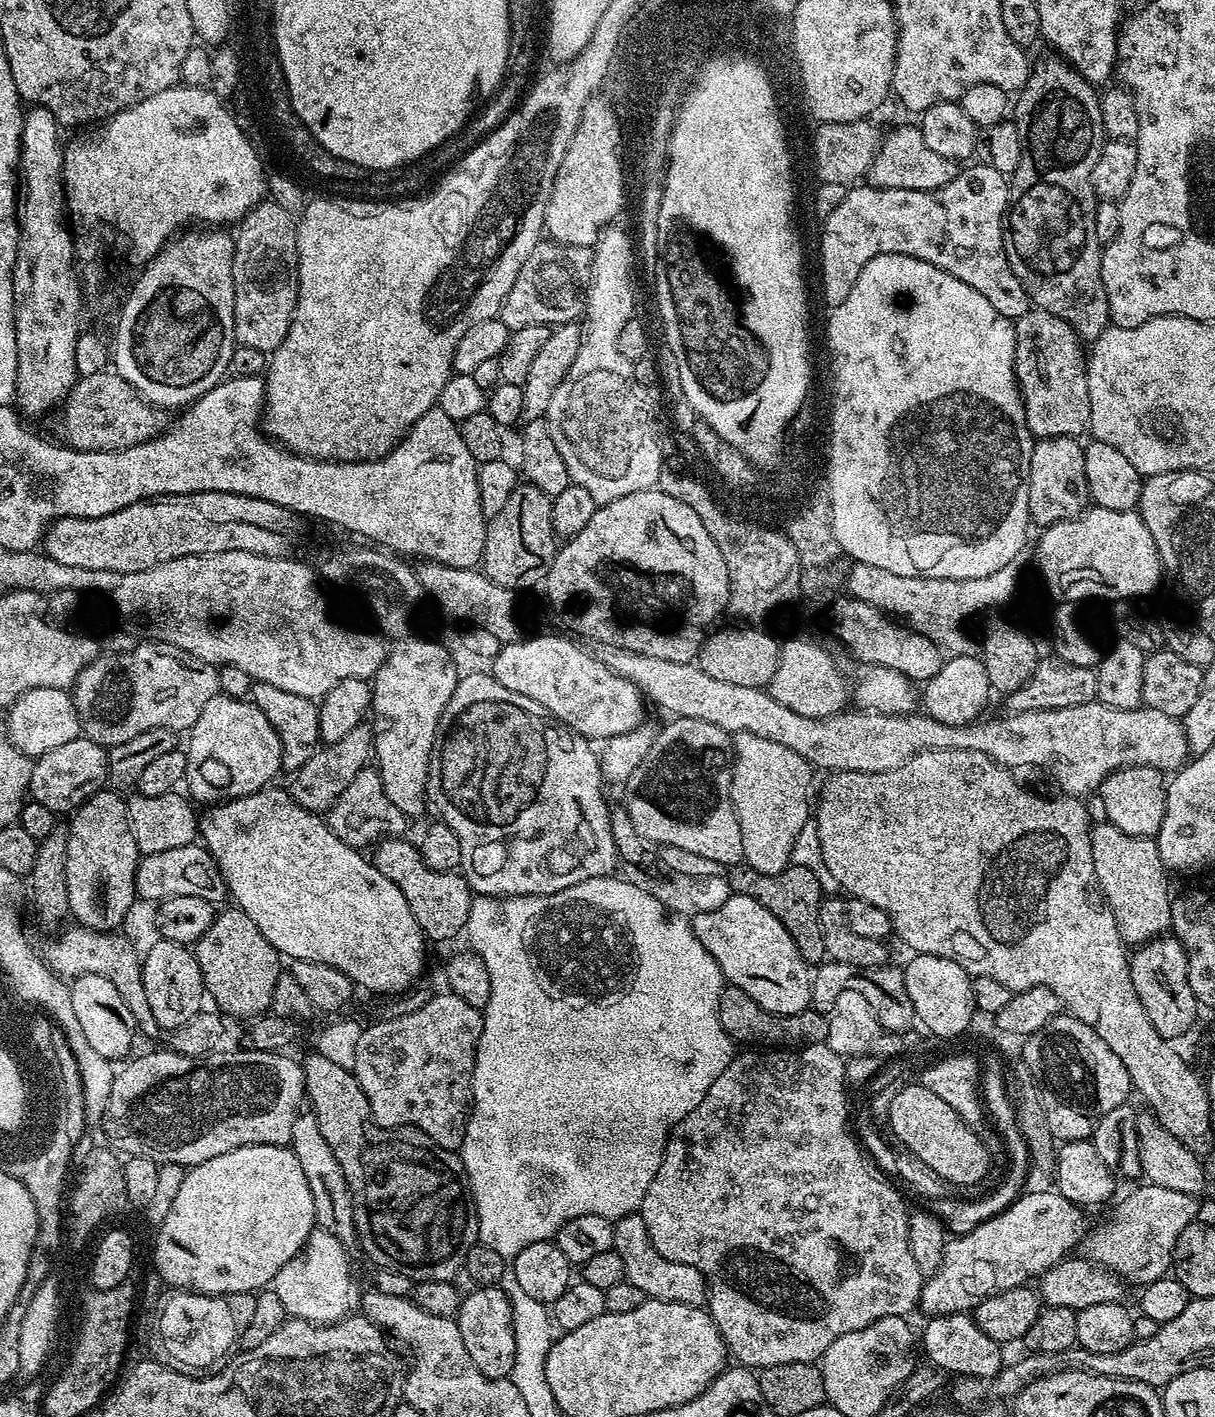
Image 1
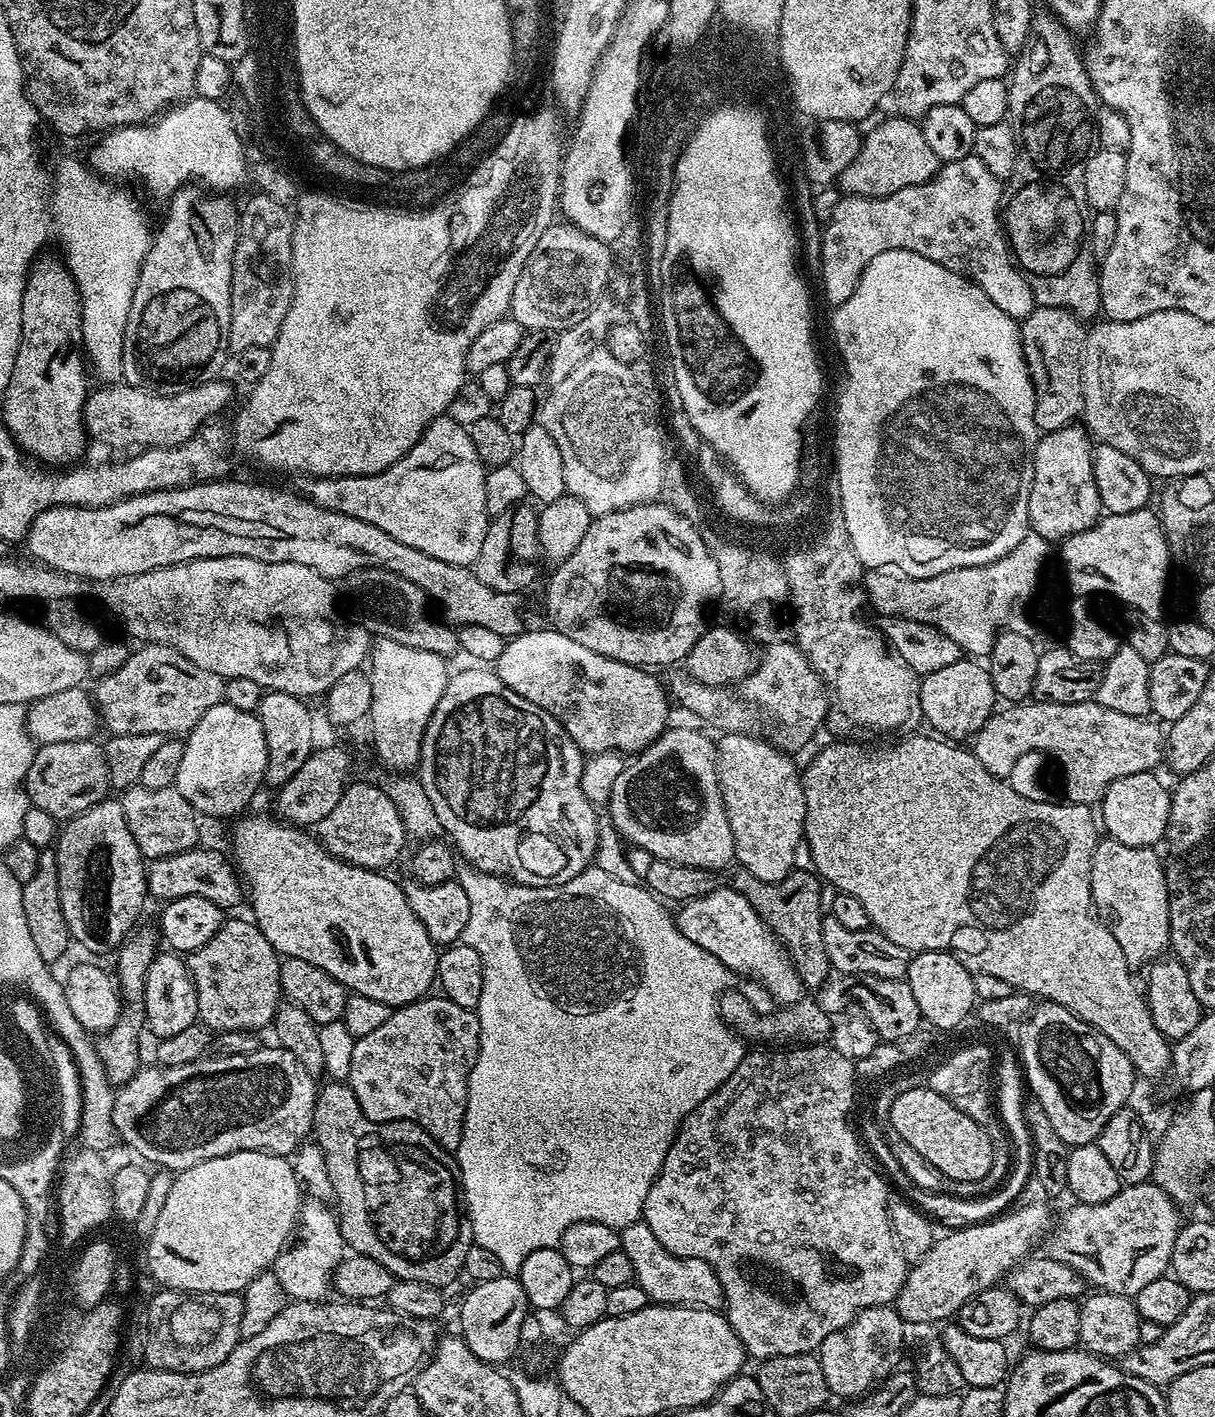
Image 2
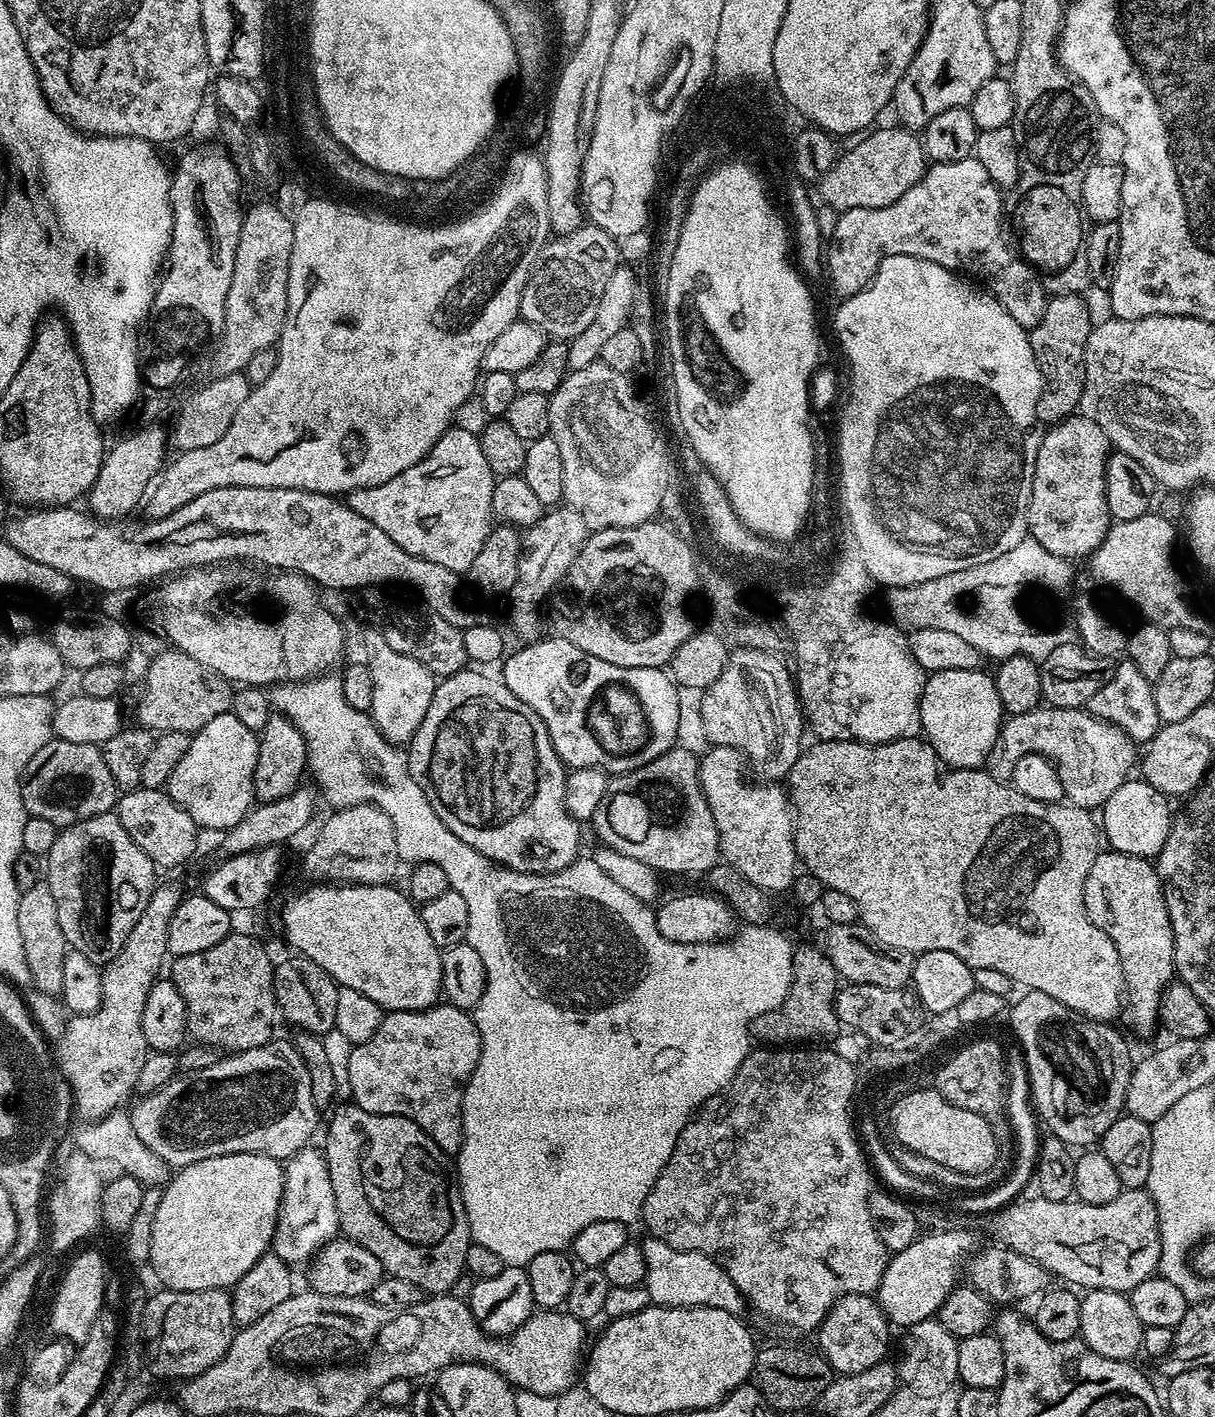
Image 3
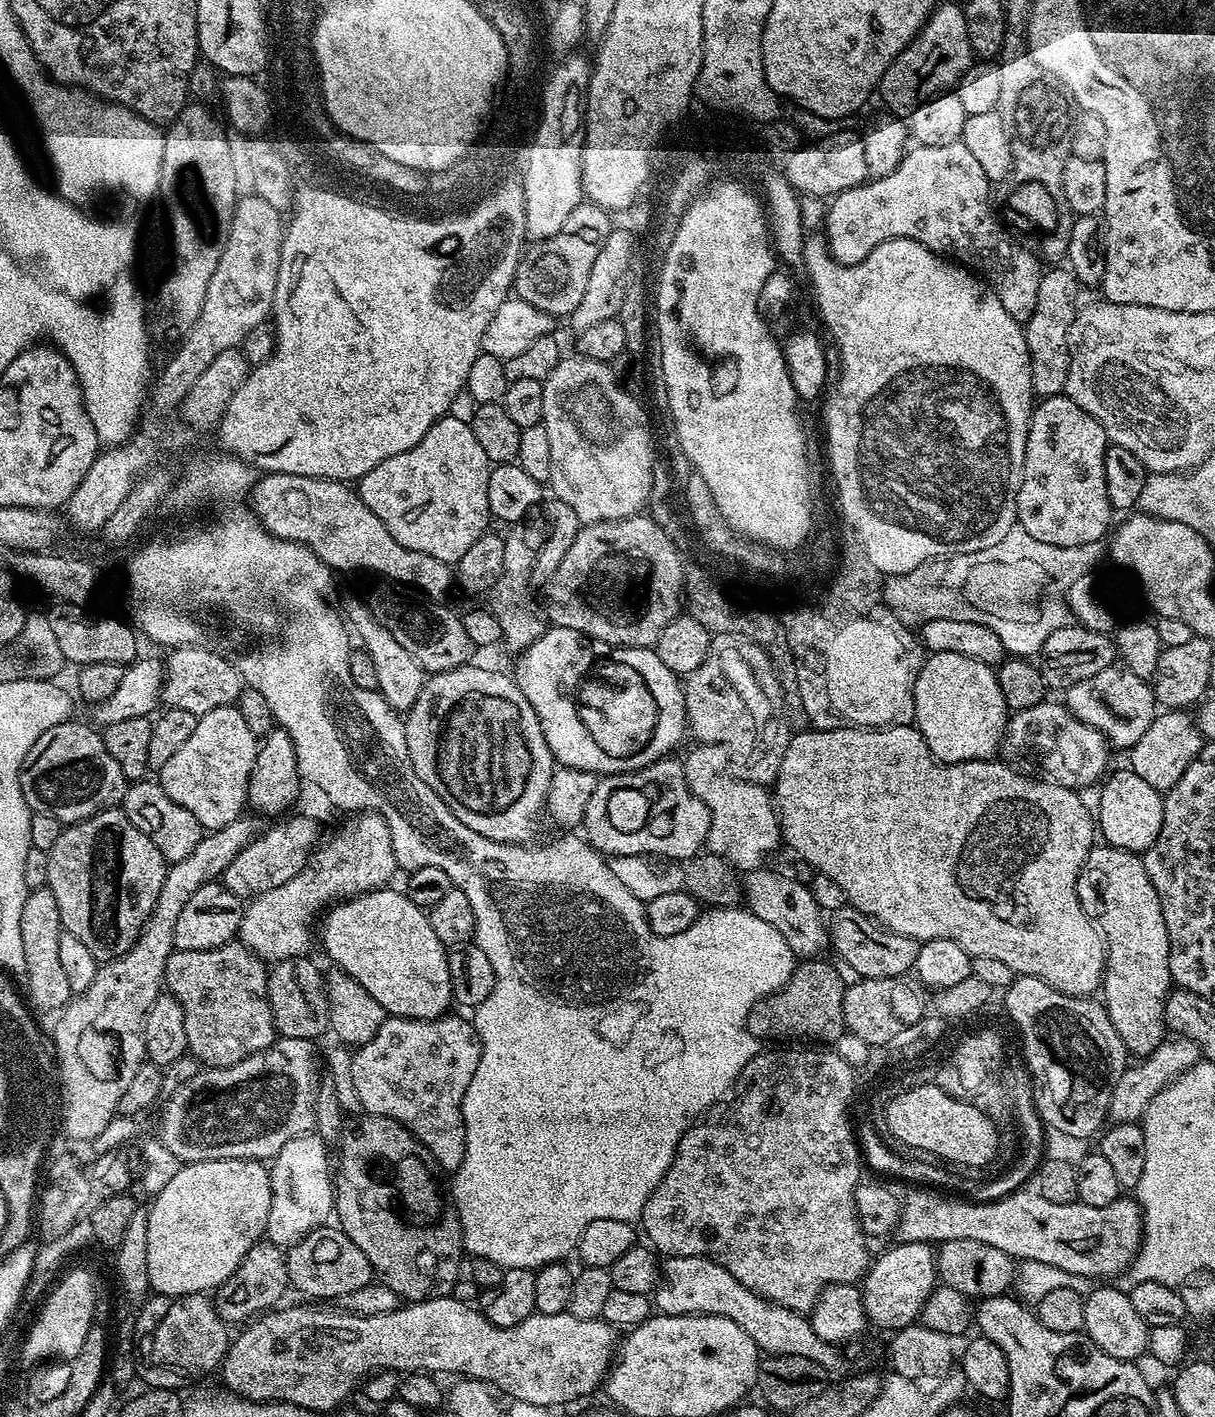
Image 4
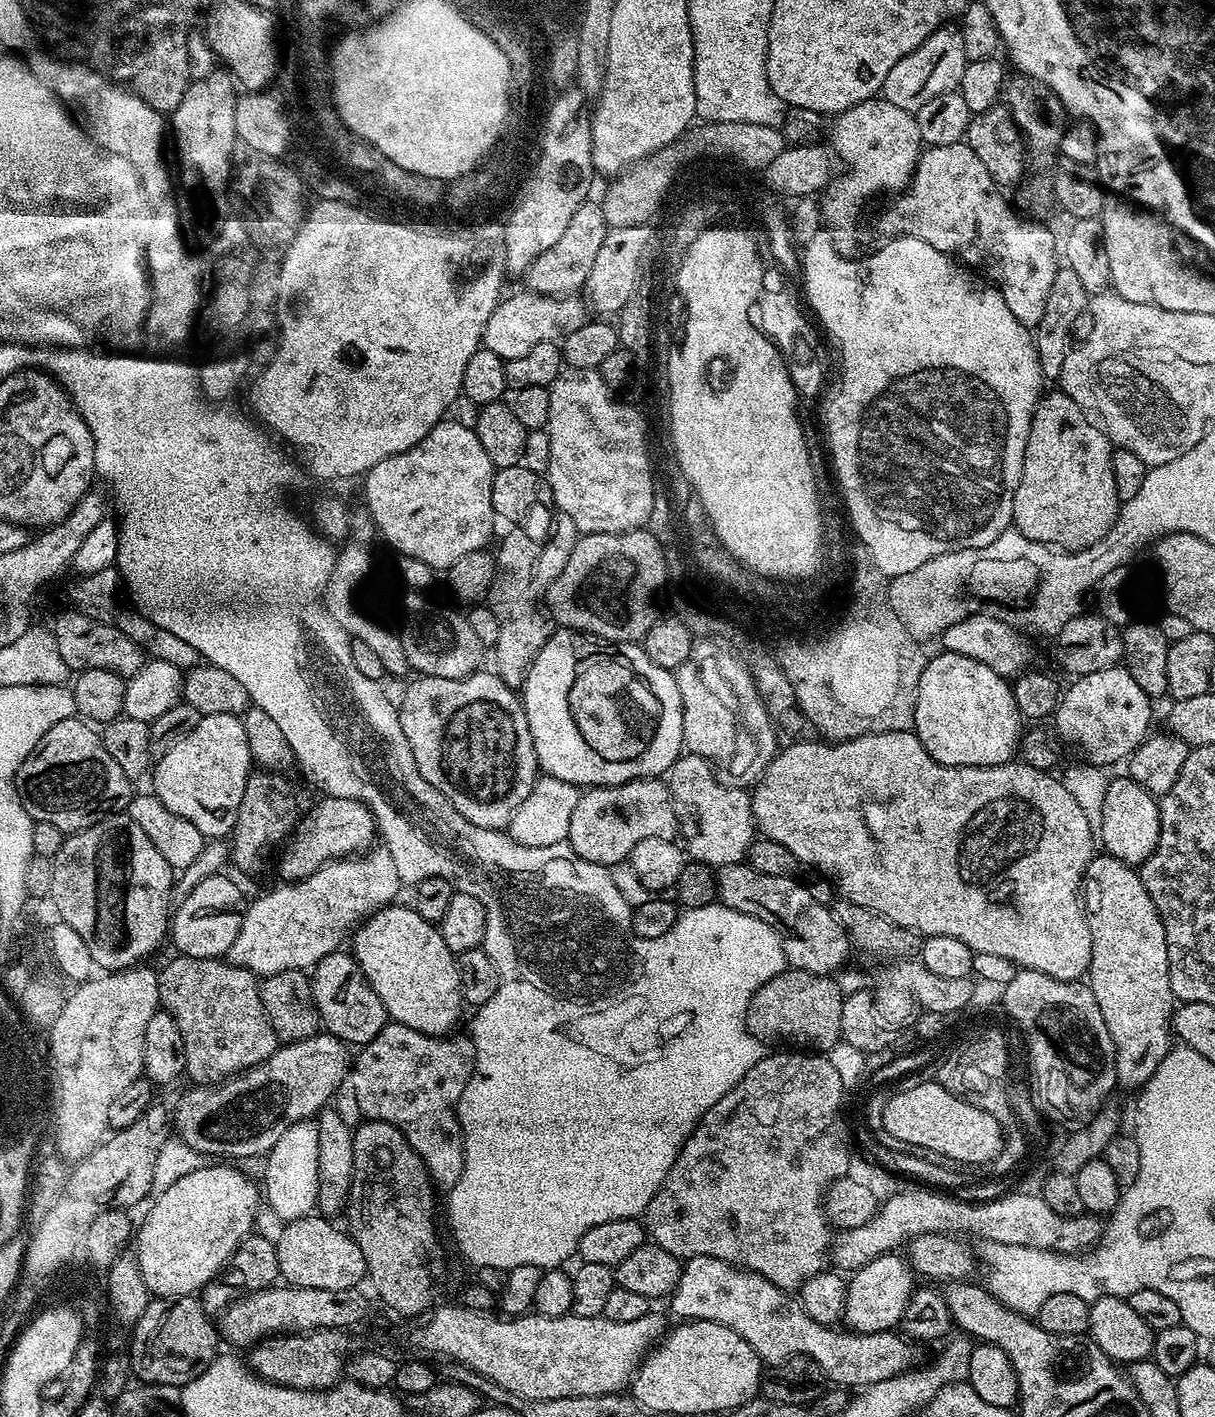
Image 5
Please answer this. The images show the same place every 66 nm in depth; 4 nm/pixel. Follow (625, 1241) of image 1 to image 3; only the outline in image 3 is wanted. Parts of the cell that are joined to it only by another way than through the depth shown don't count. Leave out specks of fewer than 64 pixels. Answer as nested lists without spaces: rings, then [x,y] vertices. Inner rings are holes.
[[[649,1235],[648,1241],[643,1241],[642,1251],[644,1253],[644,1282],[643,1287],[647,1288],[652,1304],[662,1308],[717,1308],[727,1312],[743,1313],[746,1308],[746,1301],[738,1286],[730,1282],[730,1274],[714,1262],[706,1254],[678,1250],[666,1242],[662,1242],[657,1236]]]

